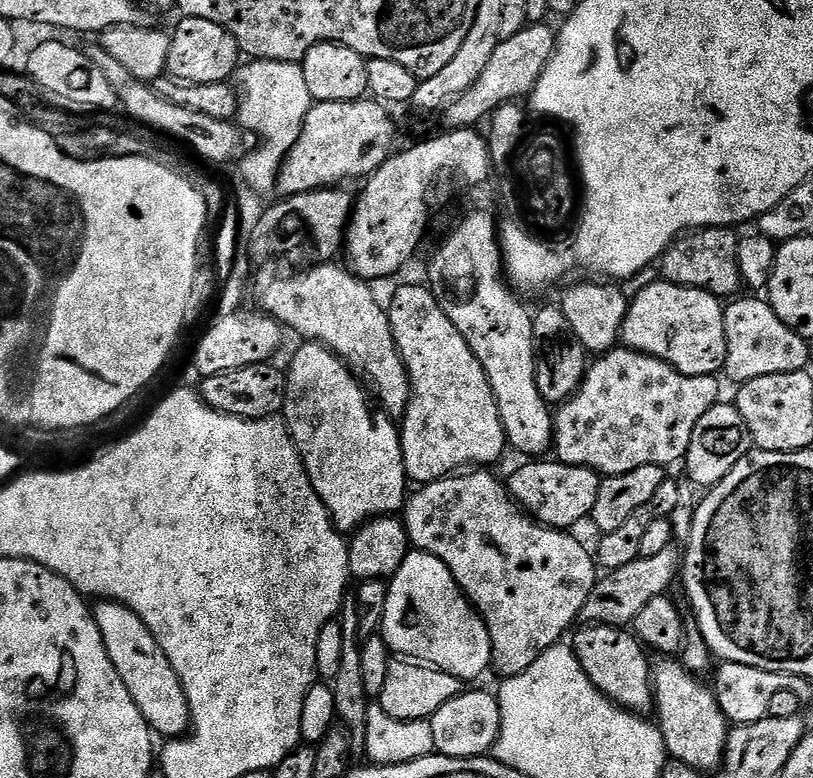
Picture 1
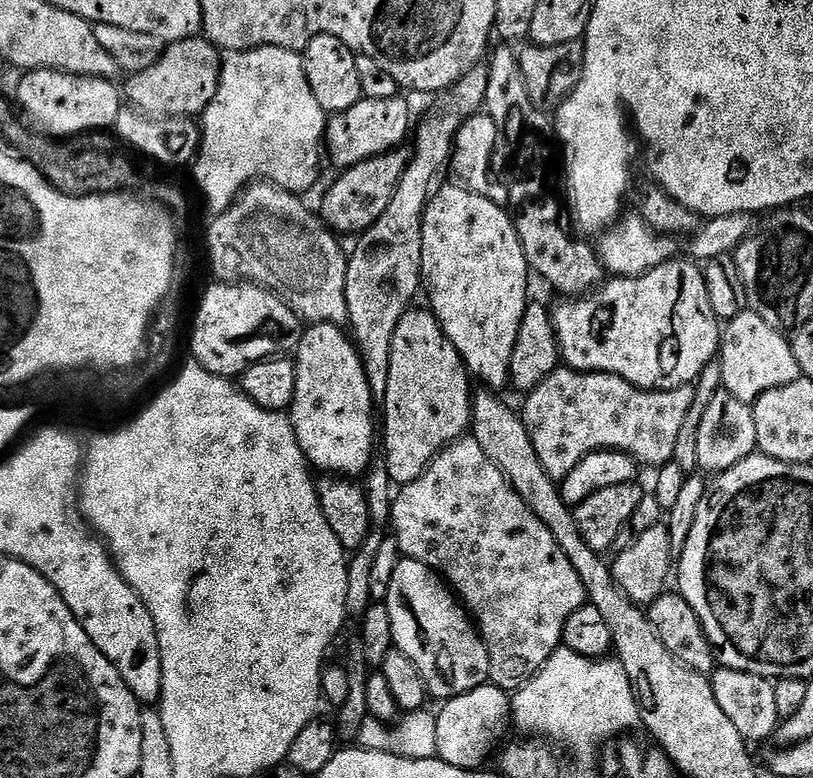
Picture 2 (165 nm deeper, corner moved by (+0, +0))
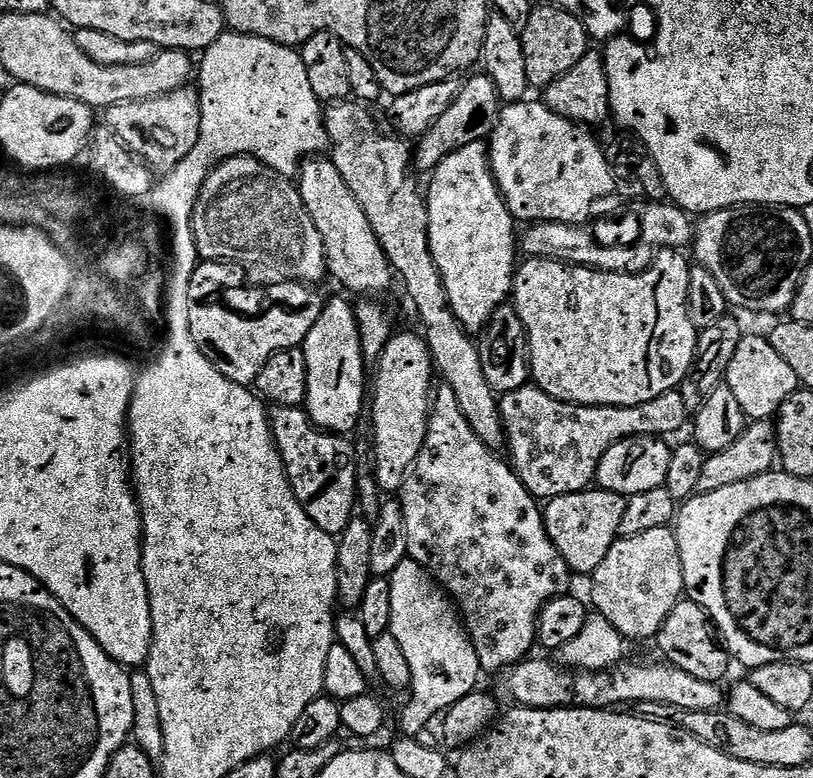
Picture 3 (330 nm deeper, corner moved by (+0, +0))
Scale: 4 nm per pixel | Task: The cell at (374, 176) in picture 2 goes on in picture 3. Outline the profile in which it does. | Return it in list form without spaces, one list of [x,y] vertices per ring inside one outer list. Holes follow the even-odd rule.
[[[487,74],[479,75],[469,75],[469,80],[465,79],[461,83],[458,98],[454,98],[454,102],[450,102],[450,108],[438,118],[438,122],[434,122],[423,136],[419,137],[414,148],[414,164],[419,171],[421,168],[424,174],[431,173],[432,169],[438,166],[438,162],[454,154],[454,150],[462,150],[462,146],[470,146],[470,142],[487,141],[491,137],[496,123],[500,120],[502,101],[491,78]]]

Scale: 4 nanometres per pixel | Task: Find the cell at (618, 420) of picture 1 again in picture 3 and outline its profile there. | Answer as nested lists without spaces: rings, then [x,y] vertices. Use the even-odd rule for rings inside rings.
[[[530,382],[524,388],[503,393],[499,401],[504,423],[506,452],[509,452],[507,455],[510,457],[512,470],[522,482],[522,486],[526,486],[530,495],[536,497],[540,502],[591,489],[596,479],[598,462],[602,454],[610,450],[610,446],[631,436],[668,438],[671,437],[671,432],[682,431],[684,423],[687,420],[689,423],[690,420],[686,402],[682,402],[682,394],[679,390],[662,394],[650,402],[642,402],[642,406],[586,406],[550,398],[548,392],[543,392],[536,387],[535,383]]]

